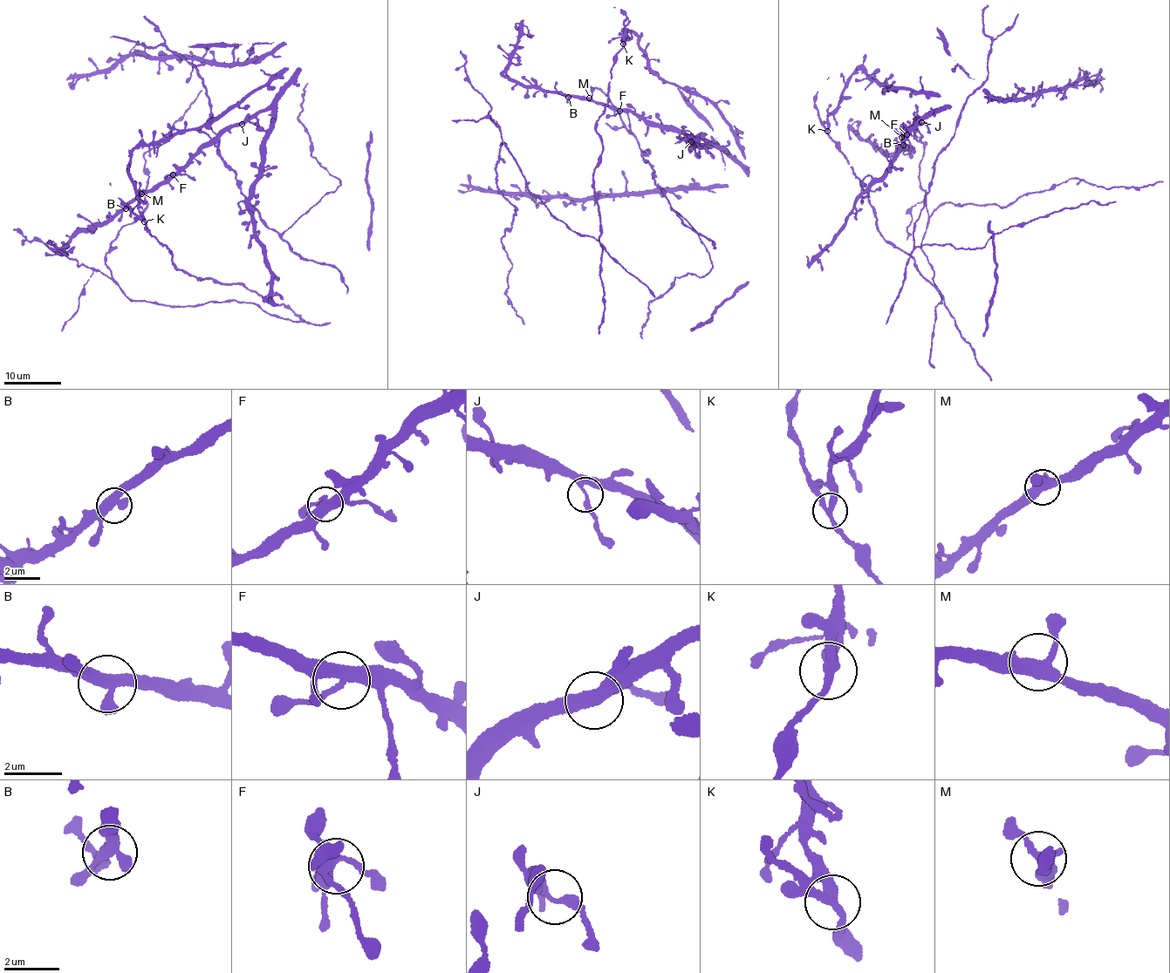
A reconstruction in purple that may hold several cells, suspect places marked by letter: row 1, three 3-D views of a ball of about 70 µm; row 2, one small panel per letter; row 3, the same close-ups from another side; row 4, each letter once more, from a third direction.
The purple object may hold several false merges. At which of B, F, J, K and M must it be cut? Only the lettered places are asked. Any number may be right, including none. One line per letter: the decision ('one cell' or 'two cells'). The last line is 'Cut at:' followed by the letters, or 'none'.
B: one cell
F: one cell
J: one cell
K: one cell
M: one cell
Cut at: none

